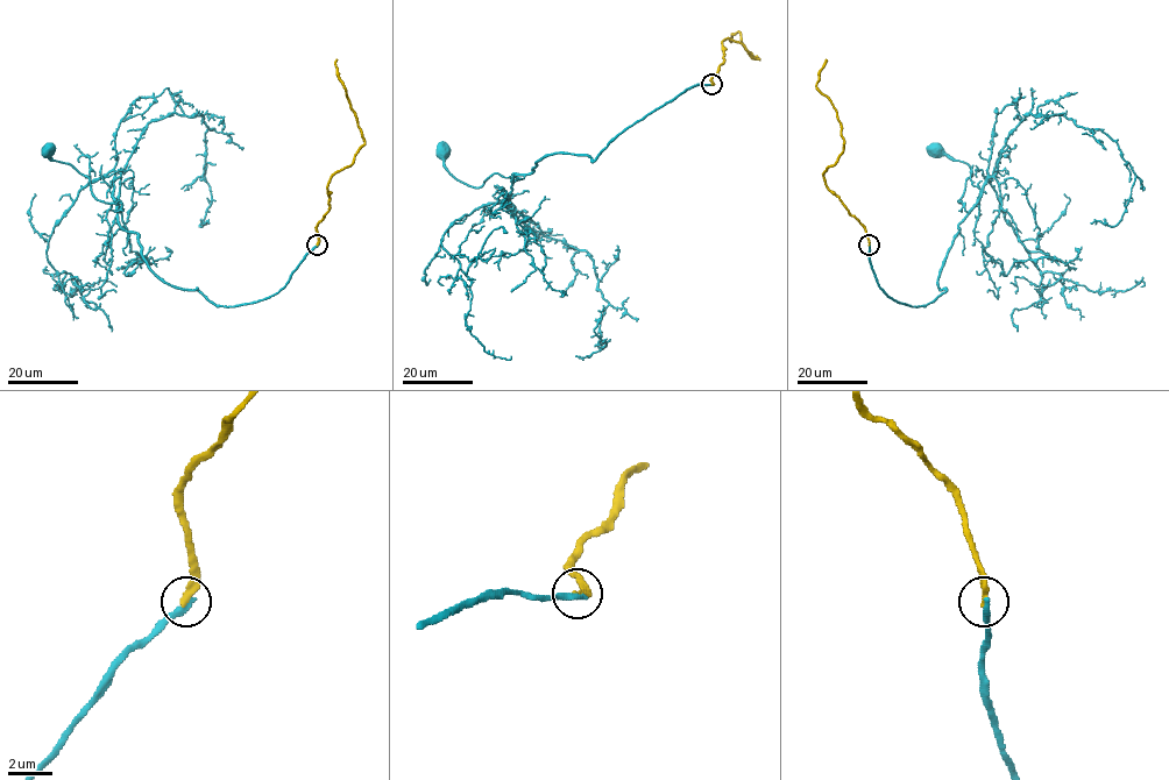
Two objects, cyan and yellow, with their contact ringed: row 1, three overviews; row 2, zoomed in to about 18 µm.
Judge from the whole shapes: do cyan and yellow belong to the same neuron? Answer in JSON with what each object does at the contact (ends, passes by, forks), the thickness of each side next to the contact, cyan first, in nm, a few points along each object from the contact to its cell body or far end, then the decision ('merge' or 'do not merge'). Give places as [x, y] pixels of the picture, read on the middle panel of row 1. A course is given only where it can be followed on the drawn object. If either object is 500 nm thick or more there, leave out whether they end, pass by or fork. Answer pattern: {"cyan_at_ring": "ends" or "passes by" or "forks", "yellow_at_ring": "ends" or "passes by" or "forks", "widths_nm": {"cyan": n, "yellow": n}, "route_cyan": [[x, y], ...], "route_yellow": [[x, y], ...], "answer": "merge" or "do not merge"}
{"cyan_at_ring": "ends", "yellow_at_ring": "ends", "widths_nm": {"cyan": 320, "yellow": 320}, "route_cyan": [[711, 84], [629, 126], [594, 161], [547, 155], [512, 183], [494, 172], [472, 188], [443, 151]], "route_yellow": [[711, 84], [724, 62], [724, 40], [742, 44], [759, 58], [745, 48], [738, 32], [731, 41]], "answer": "do not merge"}

